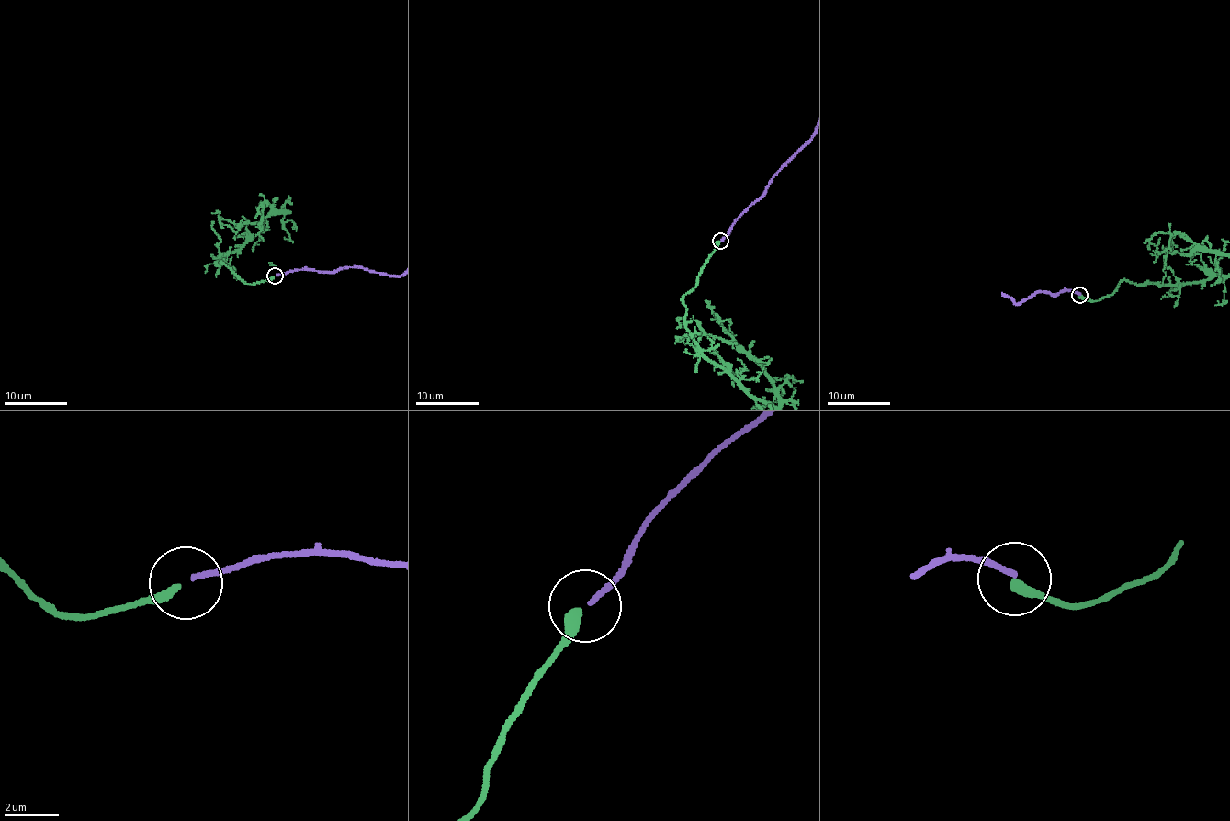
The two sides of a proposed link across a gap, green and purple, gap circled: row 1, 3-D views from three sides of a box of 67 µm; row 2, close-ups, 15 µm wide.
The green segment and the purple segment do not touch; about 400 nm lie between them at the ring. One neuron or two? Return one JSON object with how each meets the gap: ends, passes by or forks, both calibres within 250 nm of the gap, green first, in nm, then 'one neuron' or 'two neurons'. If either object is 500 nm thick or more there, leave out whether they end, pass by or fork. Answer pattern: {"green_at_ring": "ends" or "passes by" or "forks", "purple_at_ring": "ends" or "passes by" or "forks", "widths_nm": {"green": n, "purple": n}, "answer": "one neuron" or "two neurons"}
{"green_at_ring": "ends", "purple_at_ring": "ends", "widths_nm": {"green": 360, "purple": 190}, "answer": "two neurons"}

